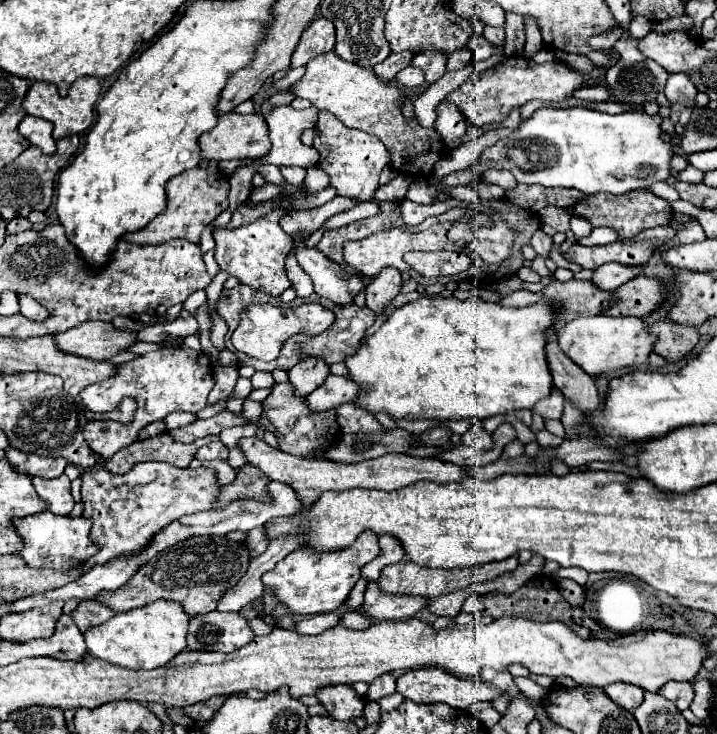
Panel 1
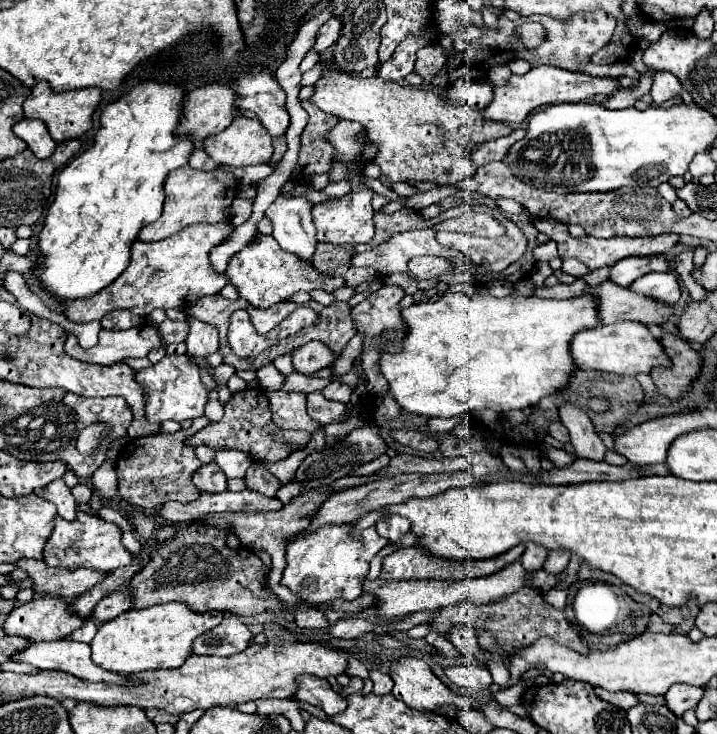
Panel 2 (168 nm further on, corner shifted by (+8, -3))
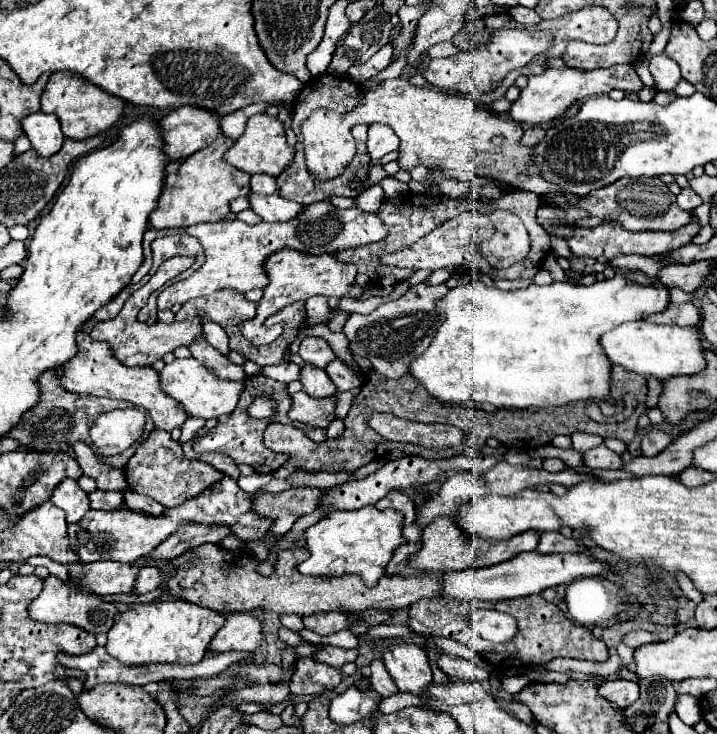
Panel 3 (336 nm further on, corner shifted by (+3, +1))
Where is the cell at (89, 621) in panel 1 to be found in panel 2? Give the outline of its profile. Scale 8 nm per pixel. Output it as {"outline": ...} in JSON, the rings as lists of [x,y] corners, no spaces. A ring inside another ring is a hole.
{"outline":[[[120,589],[120,591],[114,591],[110,593],[108,597],[104,597],[92,611],[92,619],[96,623],[104,623],[104,621],[110,621],[114,617],[118,617],[120,613],[128,611],[132,607],[130,603],[130,597],[126,597],[126,591]]]}

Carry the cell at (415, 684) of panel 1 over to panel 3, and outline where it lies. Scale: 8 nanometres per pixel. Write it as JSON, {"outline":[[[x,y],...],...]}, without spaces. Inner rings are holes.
{"outline":[[[397,643],[383,651],[383,663],[395,685],[413,695],[423,695],[433,673],[427,653],[415,643]]]}

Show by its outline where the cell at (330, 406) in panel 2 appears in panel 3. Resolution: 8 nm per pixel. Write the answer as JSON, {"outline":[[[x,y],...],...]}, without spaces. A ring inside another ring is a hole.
{"outline":[[[305,363],[301,367],[301,377],[299,377],[303,391],[309,393],[311,397],[331,397],[335,395],[335,385],[331,385],[331,379],[327,377],[325,369],[319,369],[311,363]]]}

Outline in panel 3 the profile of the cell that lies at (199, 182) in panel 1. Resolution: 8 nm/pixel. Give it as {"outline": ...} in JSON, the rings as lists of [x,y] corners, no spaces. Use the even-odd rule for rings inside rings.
{"outline":[[[219,133],[217,139],[187,157],[179,171],[167,177],[167,185],[159,197],[157,207],[149,215],[149,223],[155,229],[179,229],[179,227],[189,227],[195,223],[205,223],[205,221],[221,221],[229,213],[229,201],[235,197],[243,197],[251,191],[249,187],[249,173],[243,173],[229,165],[223,159],[223,153],[233,145],[235,141],[229,139],[225,133]]]}

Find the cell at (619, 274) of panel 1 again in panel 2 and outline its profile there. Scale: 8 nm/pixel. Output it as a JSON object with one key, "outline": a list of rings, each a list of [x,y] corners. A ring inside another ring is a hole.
{"outline":[[[664,255],[658,257],[630,257],[614,263],[610,267],[610,281],[622,287],[628,287],[632,281],[636,281],[642,275],[648,275],[652,271],[668,271],[670,263]]]}

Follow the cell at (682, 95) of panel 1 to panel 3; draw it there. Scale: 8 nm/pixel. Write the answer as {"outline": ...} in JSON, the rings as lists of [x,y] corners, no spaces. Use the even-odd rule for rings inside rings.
{"outline":[[[659,53],[653,57],[649,55],[647,61],[649,61],[649,71],[657,83],[657,89],[659,91],[673,91],[673,87],[681,79],[679,65],[671,57],[667,57],[665,53]]]}

